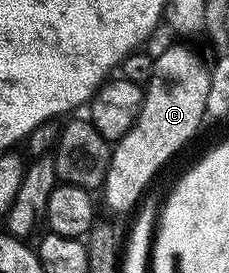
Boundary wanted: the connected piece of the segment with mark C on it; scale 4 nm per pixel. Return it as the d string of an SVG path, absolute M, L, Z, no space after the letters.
M176 45L180 46L172 46L160 55L155 55L153 74L146 83L140 115L132 125L132 130L115 143L102 195L104 194L105 204L116 214L123 210L131 211L141 201L145 191L153 185L152 177L199 132L200 125L206 122L206 96L210 96L212 79L209 67L204 67L203 60L194 51L184 47L187 45Z

